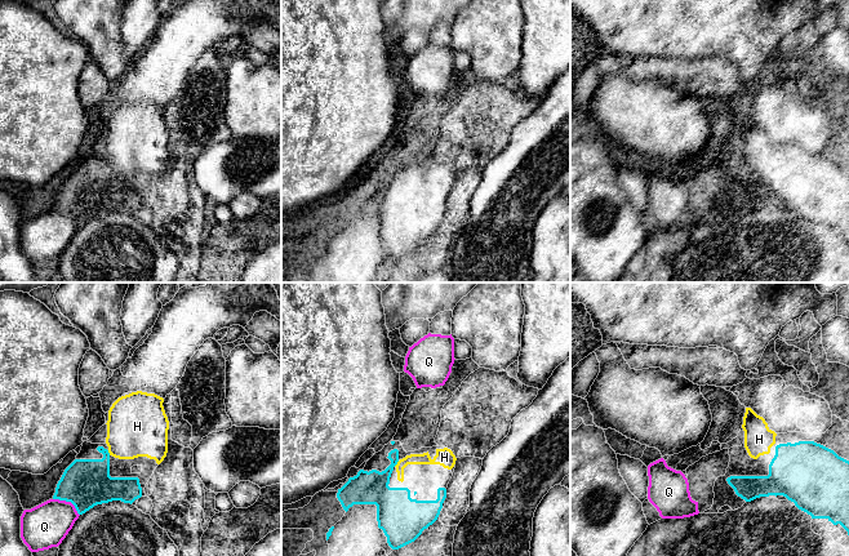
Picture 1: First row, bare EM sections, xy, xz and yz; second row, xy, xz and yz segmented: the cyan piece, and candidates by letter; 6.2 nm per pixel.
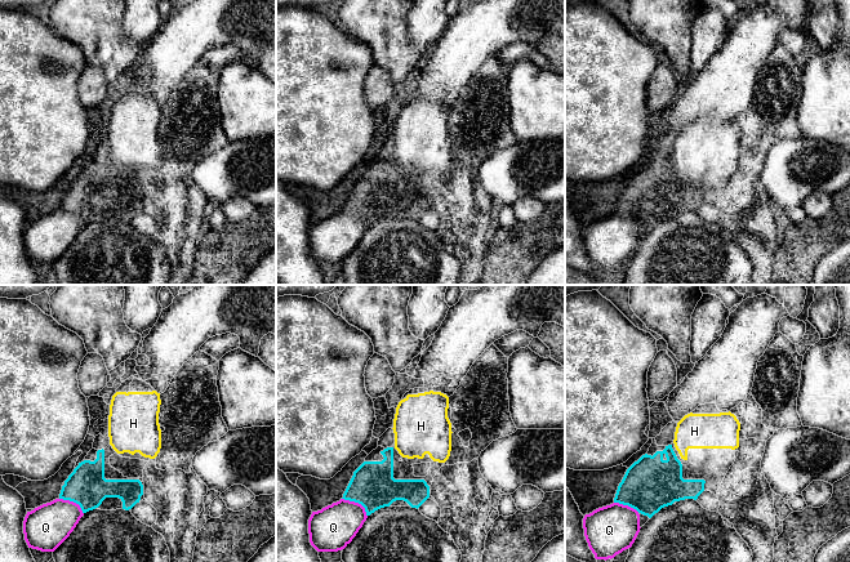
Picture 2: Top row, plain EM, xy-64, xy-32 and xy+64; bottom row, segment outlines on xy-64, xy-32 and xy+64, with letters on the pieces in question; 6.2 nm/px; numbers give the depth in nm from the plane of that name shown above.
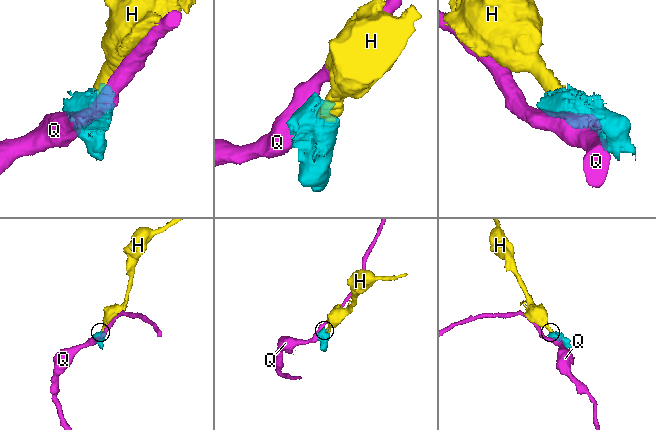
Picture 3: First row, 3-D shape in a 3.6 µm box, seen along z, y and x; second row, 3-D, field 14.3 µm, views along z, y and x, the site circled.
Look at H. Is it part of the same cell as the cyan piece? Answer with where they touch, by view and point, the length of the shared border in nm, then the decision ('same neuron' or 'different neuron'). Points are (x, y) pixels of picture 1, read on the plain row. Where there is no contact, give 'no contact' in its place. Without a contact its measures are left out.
xz (396, 174) | 50 nm | same neuron

